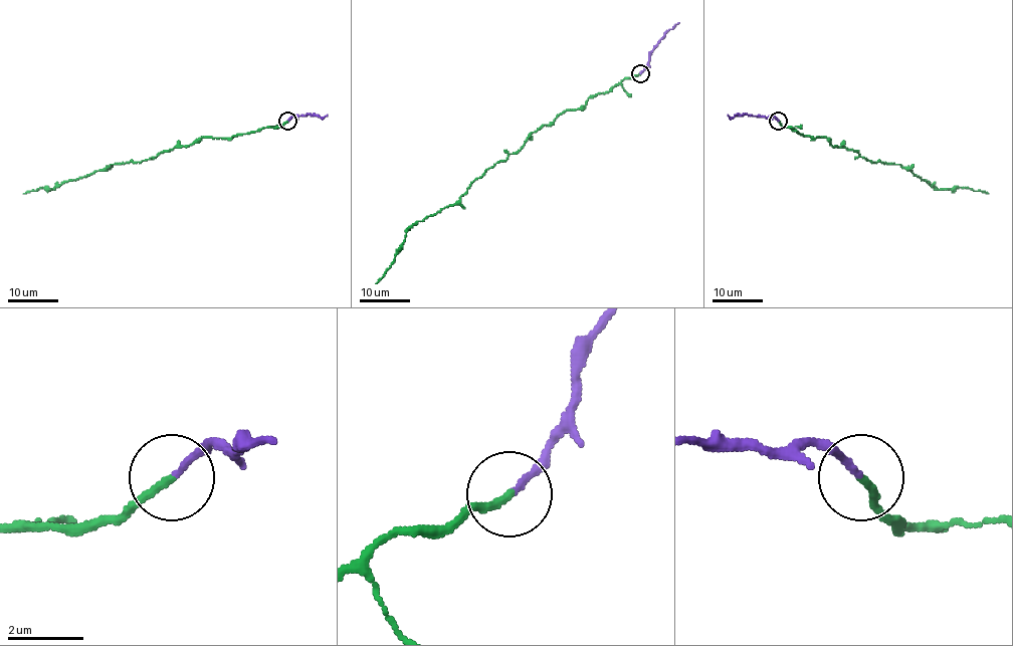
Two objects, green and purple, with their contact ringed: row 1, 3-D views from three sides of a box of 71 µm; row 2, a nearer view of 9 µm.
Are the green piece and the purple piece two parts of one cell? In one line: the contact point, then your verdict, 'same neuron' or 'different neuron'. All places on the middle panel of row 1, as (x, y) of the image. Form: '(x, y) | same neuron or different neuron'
(640, 73) | different neuron

